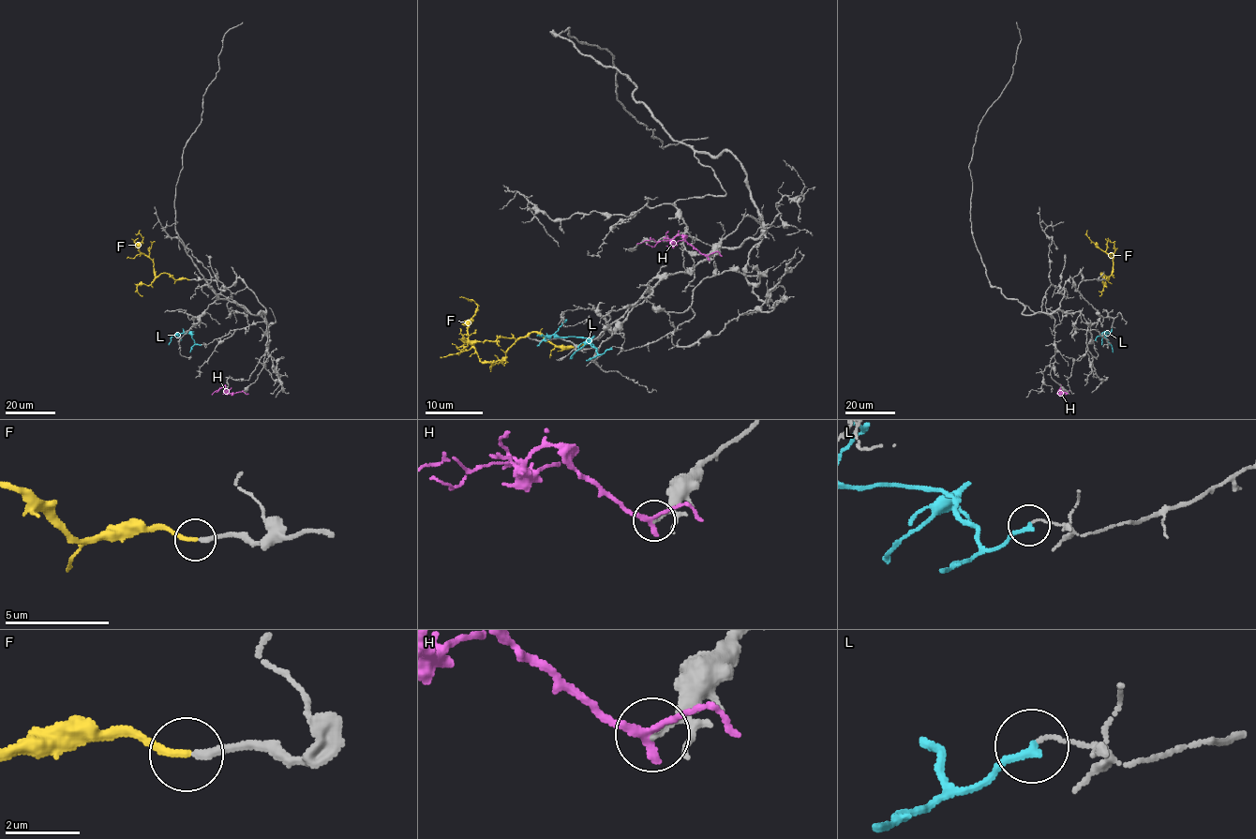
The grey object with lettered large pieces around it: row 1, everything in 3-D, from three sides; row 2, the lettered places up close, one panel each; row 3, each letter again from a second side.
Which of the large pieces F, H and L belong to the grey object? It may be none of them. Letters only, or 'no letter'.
F

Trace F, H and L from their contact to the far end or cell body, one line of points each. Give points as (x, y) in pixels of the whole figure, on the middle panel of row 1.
F: (586, 343), (554, 346), (530, 333), (508, 350), (501, 362), (482, 362), (467, 331), (477, 306), (460, 296)
H: (709, 256), (700, 253), (681, 236), (672, 240), (655, 242), (650, 239), (636, 243)
L: (610, 347), (600, 354), (589, 340), (536, 334)

